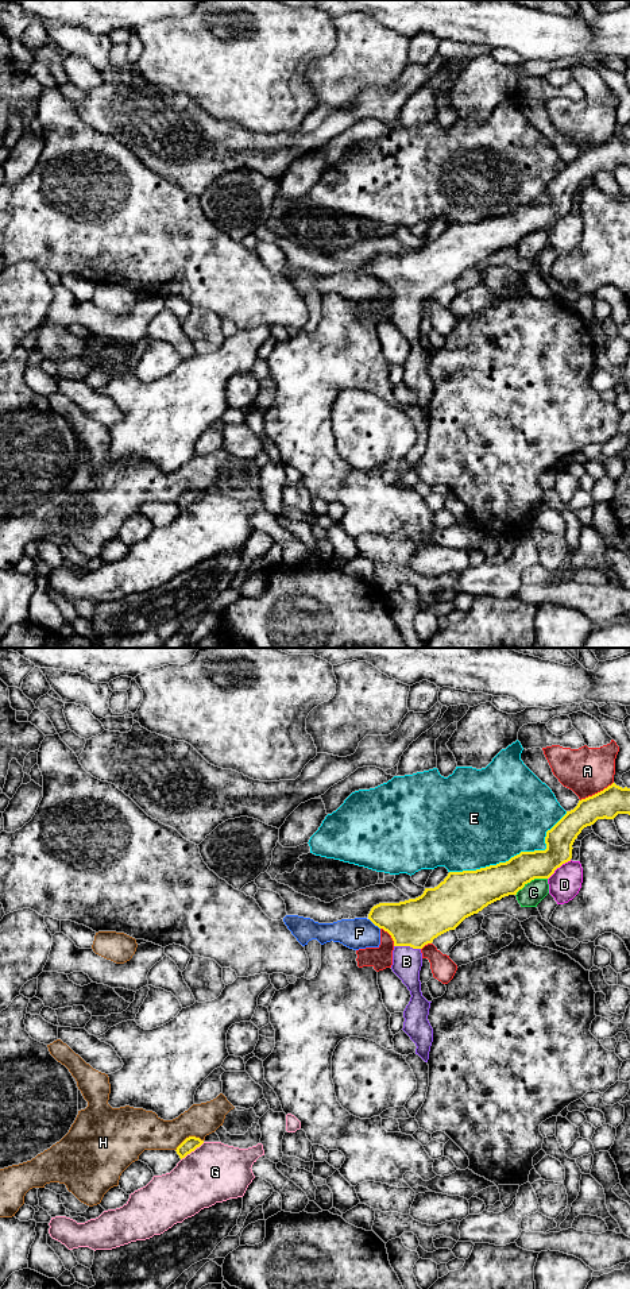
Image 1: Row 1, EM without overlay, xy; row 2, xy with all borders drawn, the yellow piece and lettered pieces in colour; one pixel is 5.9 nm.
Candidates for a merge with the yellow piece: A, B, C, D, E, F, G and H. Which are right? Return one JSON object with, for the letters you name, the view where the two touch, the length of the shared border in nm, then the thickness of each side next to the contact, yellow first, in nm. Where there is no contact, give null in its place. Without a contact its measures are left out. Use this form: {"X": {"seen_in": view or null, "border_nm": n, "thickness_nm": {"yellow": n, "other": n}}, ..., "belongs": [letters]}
{"B": {"seen_in": "xy", "border_nm": 160, "thickness_nm": {"yellow": 280, "other": 180}}, "belongs": ["B"]}

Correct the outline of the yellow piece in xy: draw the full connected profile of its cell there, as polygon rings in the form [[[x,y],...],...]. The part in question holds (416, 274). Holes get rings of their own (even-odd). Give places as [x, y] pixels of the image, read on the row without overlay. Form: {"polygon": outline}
{"polygon": [[[615,135],[603,143],[579,153],[577,158],[546,184],[545,202],[521,204],[506,215],[490,217],[476,223],[449,224],[448,228],[434,240],[425,240],[416,251],[399,255],[379,255],[368,266],[368,271],[387,283],[394,293],[393,324],[410,343],[410,354],[403,363],[403,383],[416,395],[416,406],[425,414],[433,394],[433,381],[428,373],[430,355],[421,344],[420,323],[422,319],[421,301],[432,296],[438,287],[455,282],[465,270],[478,266],[488,256],[509,247],[517,247],[527,235],[534,231],[549,231],[557,220],[571,213],[572,197],[581,182],[594,177],[598,171],[614,171],[618,166],[630,167],[630,140],[619,139]]]}

